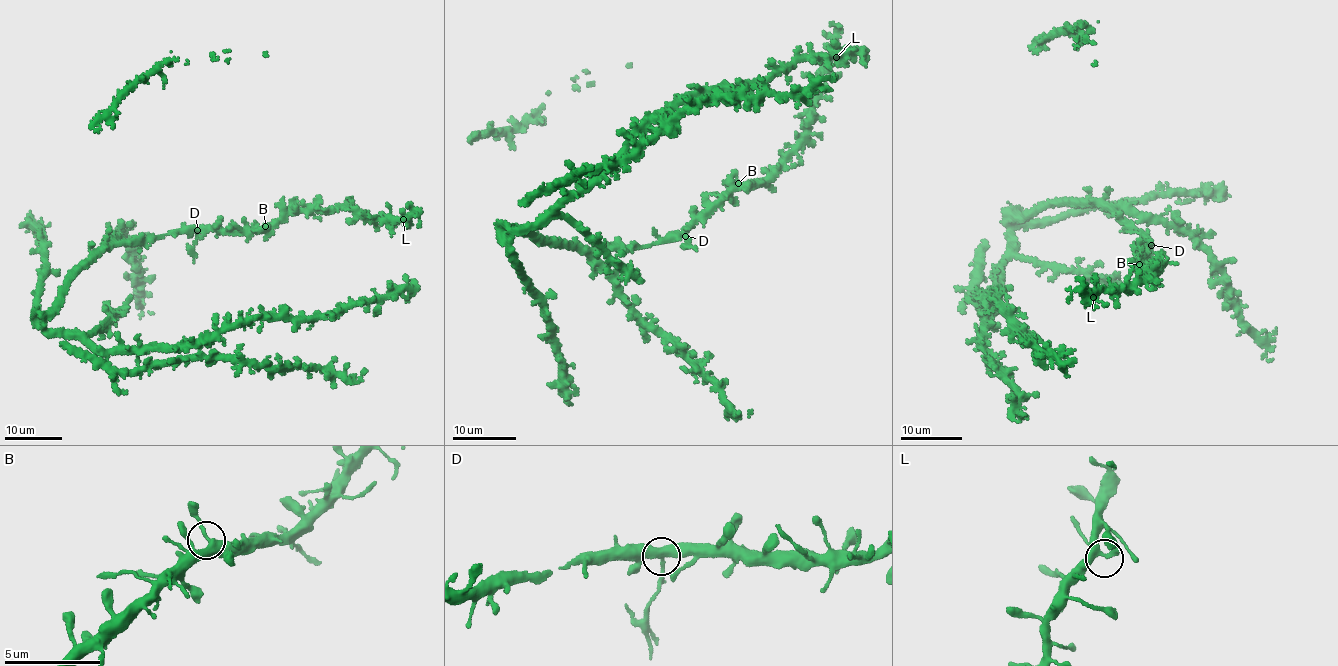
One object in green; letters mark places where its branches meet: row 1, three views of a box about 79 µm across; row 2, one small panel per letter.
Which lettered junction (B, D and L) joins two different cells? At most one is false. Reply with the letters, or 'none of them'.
D

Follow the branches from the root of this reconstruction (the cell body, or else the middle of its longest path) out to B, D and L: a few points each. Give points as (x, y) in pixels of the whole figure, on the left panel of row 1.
B: (86, 261), (95, 259), (115, 245), (154, 236), (202, 228), (252, 232), (265, 226)
D: (86, 261), (95, 259), (115, 245), (197, 231)
L: (86, 261), (154, 236), (274, 227), (302, 210), (344, 207), (369, 219), (403, 219)

